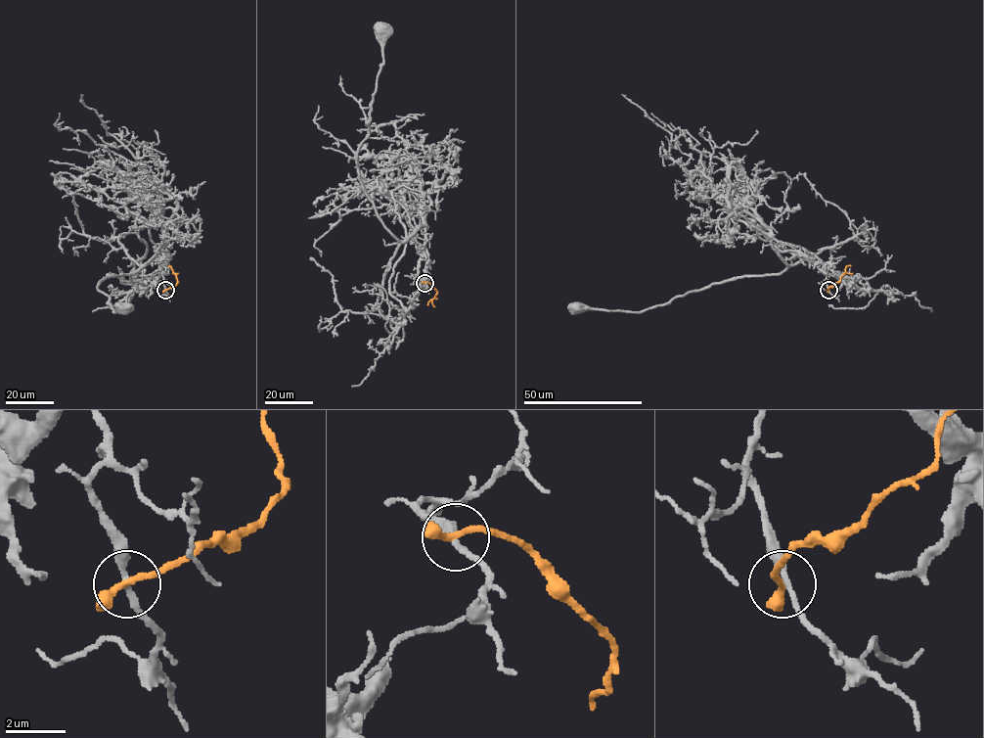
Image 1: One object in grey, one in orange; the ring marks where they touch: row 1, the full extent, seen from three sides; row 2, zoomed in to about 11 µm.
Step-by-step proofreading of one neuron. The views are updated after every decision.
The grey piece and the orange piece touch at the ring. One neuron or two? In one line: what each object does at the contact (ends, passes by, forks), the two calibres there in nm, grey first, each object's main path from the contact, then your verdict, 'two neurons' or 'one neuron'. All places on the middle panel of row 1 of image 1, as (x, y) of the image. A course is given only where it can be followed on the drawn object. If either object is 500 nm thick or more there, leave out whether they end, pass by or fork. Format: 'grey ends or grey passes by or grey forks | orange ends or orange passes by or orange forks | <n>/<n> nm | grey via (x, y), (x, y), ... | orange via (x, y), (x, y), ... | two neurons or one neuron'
grey passes by | orange passes by | 200/240 nm | grey via (424, 283), (419, 262), (424, 227), (400, 242), (378, 216), (356, 162), (383, 62), (381, 29) | orange via (424, 282), (427, 282), (436, 293), (427, 305) | two neurons

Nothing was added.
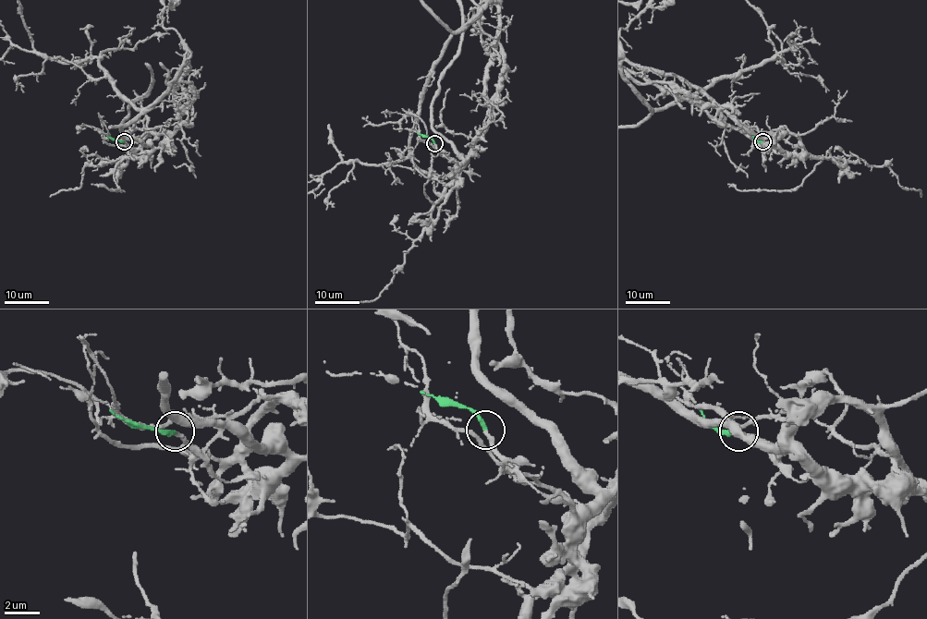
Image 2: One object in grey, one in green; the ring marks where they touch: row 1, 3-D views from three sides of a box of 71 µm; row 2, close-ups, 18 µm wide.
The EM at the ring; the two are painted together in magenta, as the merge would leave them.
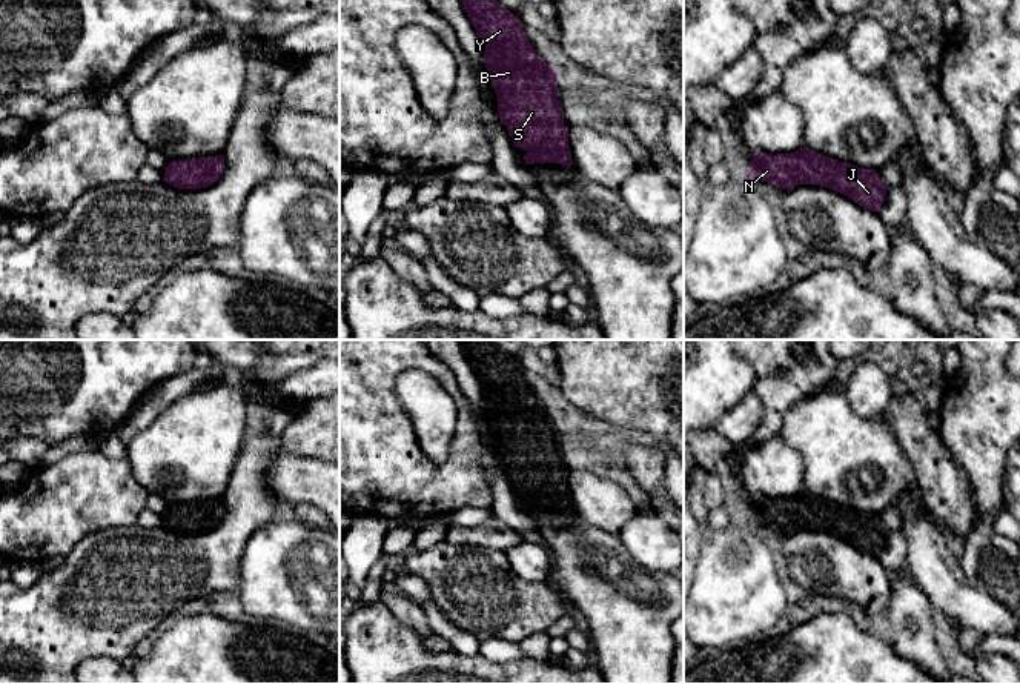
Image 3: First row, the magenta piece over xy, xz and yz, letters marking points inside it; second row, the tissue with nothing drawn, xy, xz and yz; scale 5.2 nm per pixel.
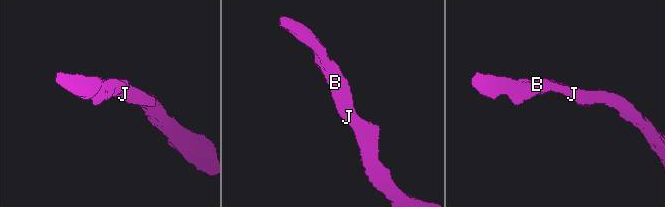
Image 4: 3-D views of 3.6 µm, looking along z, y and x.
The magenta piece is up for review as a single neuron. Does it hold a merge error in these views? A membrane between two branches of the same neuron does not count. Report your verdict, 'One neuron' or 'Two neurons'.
One neuron

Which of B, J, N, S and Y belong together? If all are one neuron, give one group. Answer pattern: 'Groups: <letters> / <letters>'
Groups: B J N S Y

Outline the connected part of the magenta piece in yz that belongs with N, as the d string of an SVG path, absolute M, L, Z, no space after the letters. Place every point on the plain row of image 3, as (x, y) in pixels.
M805 490L791 498L753 498L750 513L743 521L787 535L797 529L820 529L874 556L880 555L886 540L886 532L880 527L876 513L860 513Z

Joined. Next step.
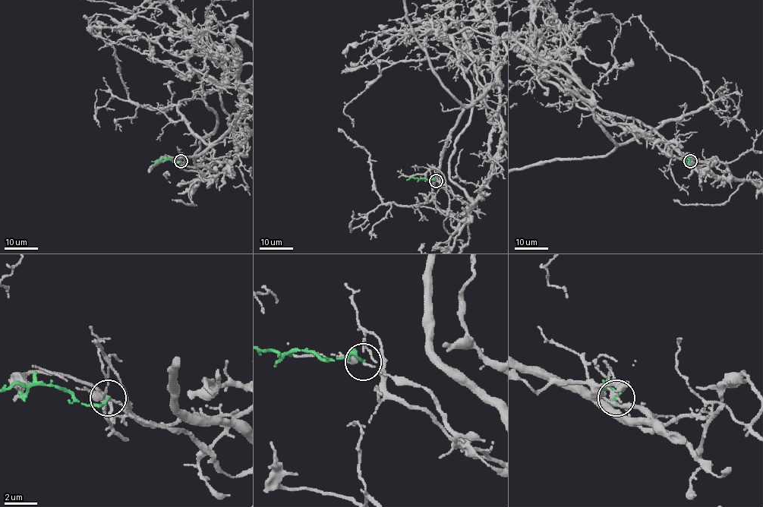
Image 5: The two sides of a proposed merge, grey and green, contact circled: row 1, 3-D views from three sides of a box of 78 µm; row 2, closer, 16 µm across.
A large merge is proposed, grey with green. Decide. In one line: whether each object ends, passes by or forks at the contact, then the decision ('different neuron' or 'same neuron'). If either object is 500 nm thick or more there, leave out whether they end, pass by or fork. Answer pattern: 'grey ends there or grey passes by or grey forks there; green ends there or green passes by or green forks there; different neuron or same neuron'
grey passes by; green ends there; different neuron

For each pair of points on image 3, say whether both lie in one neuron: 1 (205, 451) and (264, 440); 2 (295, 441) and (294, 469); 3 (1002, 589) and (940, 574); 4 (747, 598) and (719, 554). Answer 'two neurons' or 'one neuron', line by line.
1: two neurons
2: two neurons
3: two neurons
4: one neuron

